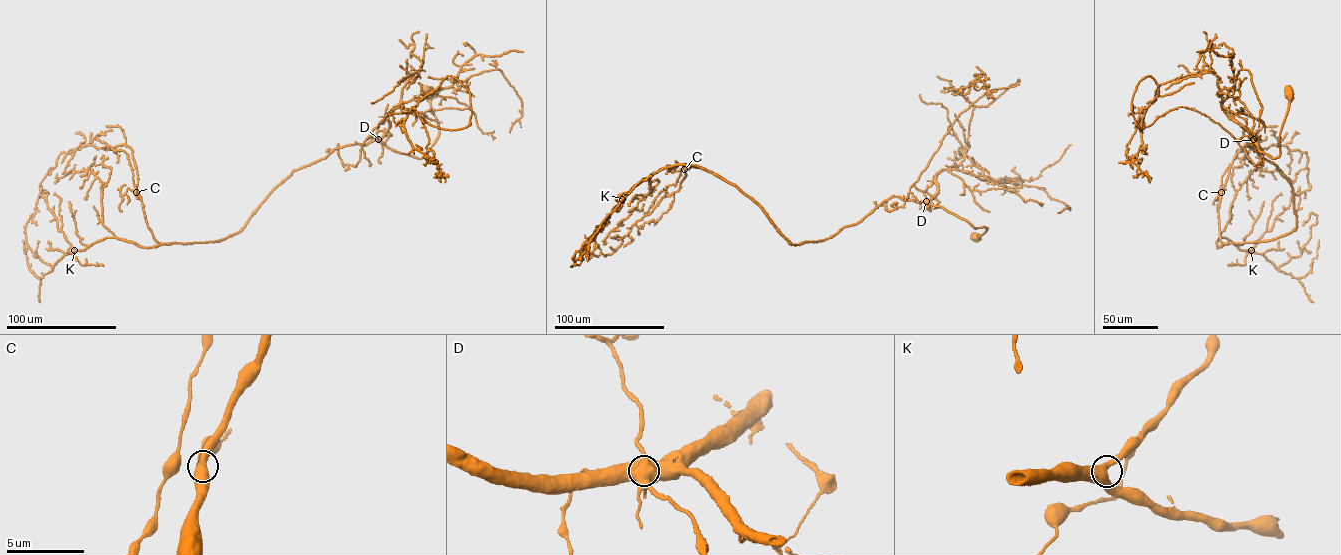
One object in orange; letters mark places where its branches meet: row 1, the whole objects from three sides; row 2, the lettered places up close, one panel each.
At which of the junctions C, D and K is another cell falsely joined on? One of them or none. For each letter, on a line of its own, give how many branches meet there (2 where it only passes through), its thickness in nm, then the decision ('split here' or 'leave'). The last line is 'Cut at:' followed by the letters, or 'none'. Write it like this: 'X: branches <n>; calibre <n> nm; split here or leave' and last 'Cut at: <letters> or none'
C: branches 3; calibre 480 nm; leave
D: branches 4; calibre 700 nm; split here
K: branches 3; calibre 440 nm; leave
Cut at: D

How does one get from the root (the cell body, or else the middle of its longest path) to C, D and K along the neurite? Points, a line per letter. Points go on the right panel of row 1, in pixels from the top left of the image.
C: (1289, 92), (1280, 155), (1253, 139), (1248, 145), (1287, 179), (1296, 227), (1269, 240), (1223, 243), (1221, 192)
D: (1289, 92), (1290, 101), (1279, 138), (1280, 155), (1272, 158), (1261, 152), (1253, 139)
K: (1289, 92), (1280, 155), (1253, 139), (1248, 145), (1287, 179), (1296, 227), (1269, 240), (1217, 242), (1251, 250)

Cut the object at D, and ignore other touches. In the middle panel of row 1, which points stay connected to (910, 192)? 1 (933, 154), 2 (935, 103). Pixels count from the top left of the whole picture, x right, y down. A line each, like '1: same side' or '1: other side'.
1: same side
2: other side

